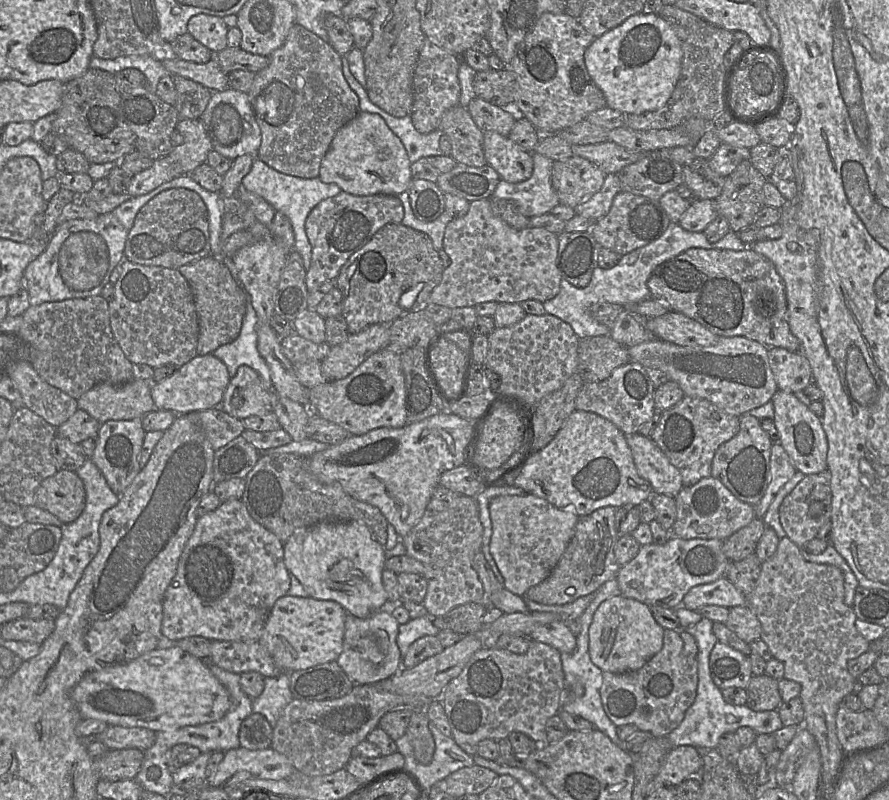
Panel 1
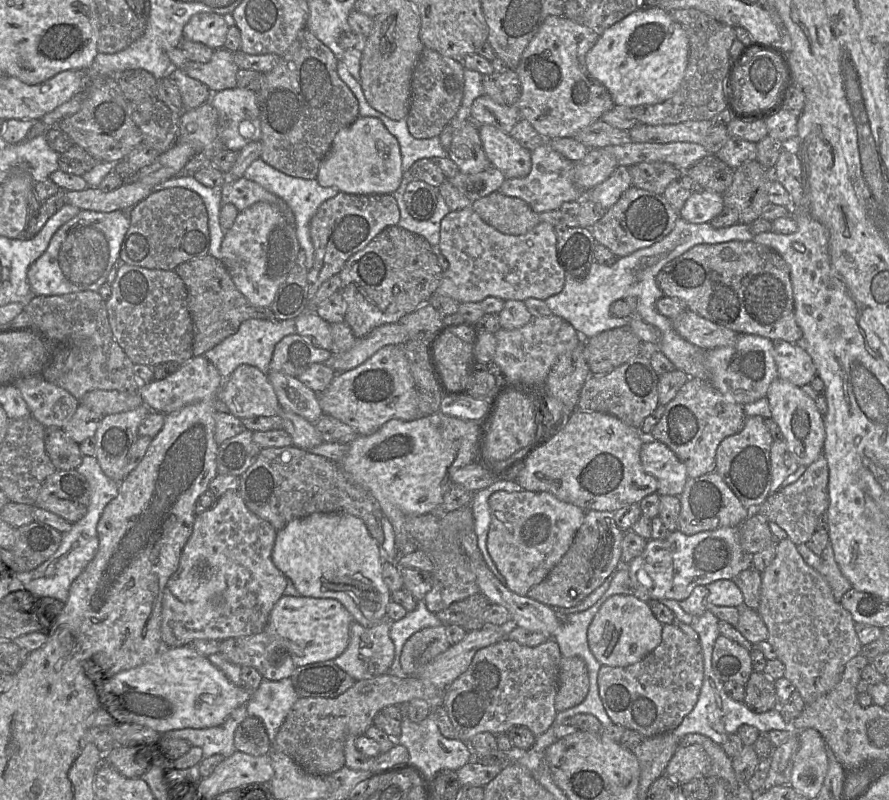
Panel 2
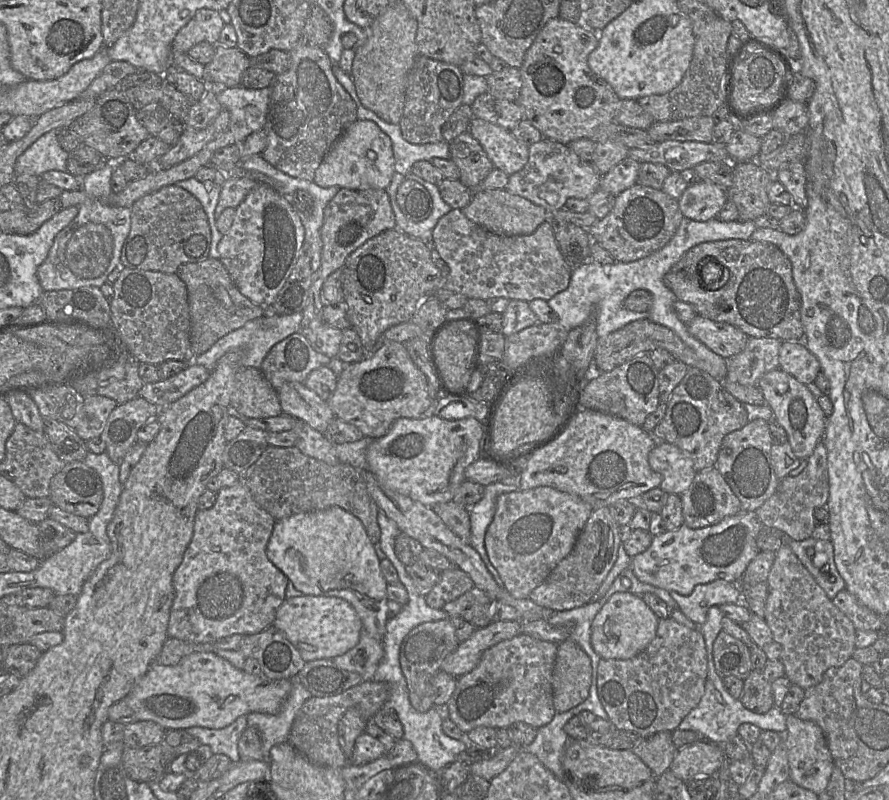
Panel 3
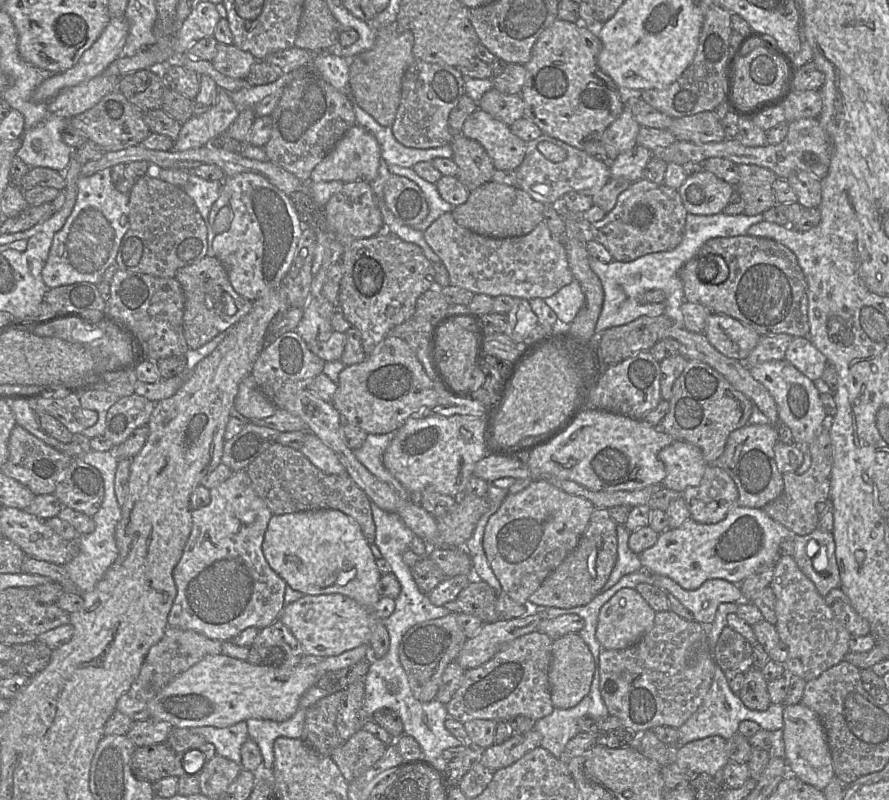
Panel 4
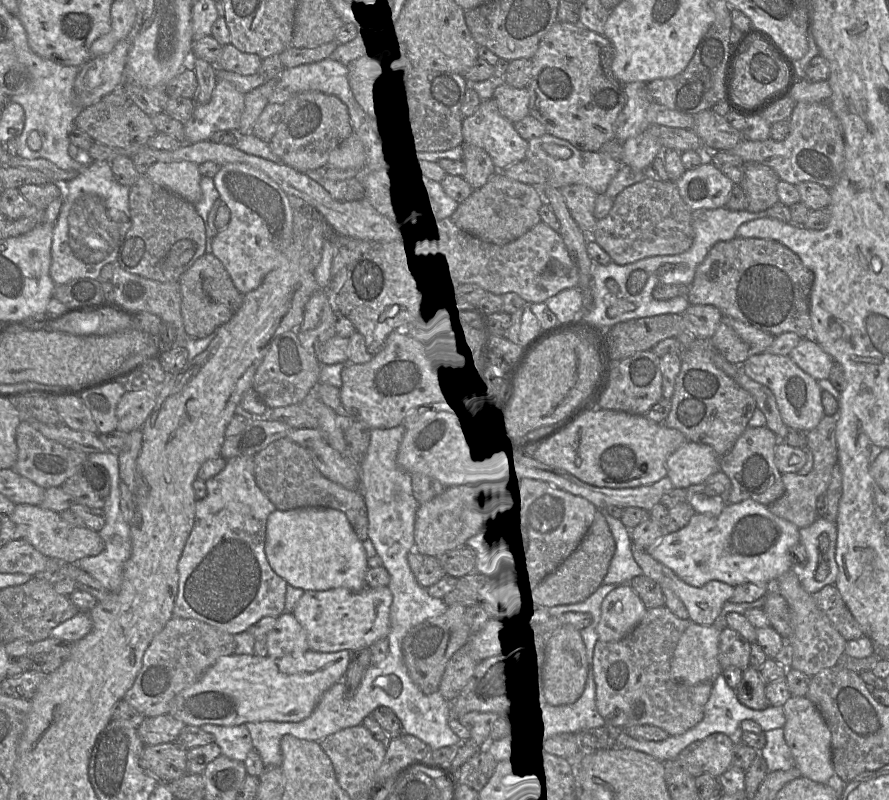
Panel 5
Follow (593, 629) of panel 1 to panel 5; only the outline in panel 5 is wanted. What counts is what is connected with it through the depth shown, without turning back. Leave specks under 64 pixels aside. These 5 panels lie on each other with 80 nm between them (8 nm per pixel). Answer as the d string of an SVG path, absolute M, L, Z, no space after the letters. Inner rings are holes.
M629 584L612 590L601 604L601 616L596 628L598 639L617 642L625 638L642 620L646 606Z

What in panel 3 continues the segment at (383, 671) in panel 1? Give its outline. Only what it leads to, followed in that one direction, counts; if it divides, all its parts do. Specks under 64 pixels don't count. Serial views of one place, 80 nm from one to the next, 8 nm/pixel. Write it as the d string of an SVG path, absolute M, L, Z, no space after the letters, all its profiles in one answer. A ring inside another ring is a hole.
M363 629L357 645L332 660L342 669L357 672L363 680L372 680L383 655L383 642L373 638Z

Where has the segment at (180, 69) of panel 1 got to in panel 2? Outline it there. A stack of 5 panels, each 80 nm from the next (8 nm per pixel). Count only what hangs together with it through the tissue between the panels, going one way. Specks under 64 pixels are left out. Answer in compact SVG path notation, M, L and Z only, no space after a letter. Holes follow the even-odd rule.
M226 48L216 49L209 62L188 62L182 69L189 77L205 84L211 92L237 87L238 67L234 61L234 52Z

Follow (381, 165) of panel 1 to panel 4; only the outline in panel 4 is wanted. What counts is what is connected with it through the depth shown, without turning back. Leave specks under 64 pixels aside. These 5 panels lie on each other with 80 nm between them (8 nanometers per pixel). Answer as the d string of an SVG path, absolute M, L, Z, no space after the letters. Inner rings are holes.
M356 124L328 152L324 159L313 169L310 179L313 182L374 181L379 173L381 150L375 136L364 127Z

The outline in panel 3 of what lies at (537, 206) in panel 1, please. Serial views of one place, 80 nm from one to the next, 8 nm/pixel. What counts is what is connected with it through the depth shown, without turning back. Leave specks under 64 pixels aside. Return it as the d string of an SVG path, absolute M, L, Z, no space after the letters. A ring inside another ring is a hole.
M543 138L529 146L526 165L509 176L505 190L543 207L549 213L564 209L569 198L588 199L599 189L601 177L591 163L582 161L567 145Z

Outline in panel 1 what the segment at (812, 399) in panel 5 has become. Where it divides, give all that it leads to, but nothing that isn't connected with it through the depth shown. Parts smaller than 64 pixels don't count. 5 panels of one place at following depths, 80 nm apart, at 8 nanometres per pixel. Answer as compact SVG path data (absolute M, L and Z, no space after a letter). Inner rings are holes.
M777 390L771 398L774 406L773 422L779 434L779 443L784 448L797 471L804 475L817 474L827 469L828 441L823 430L821 419L805 404L800 402L794 393Z

